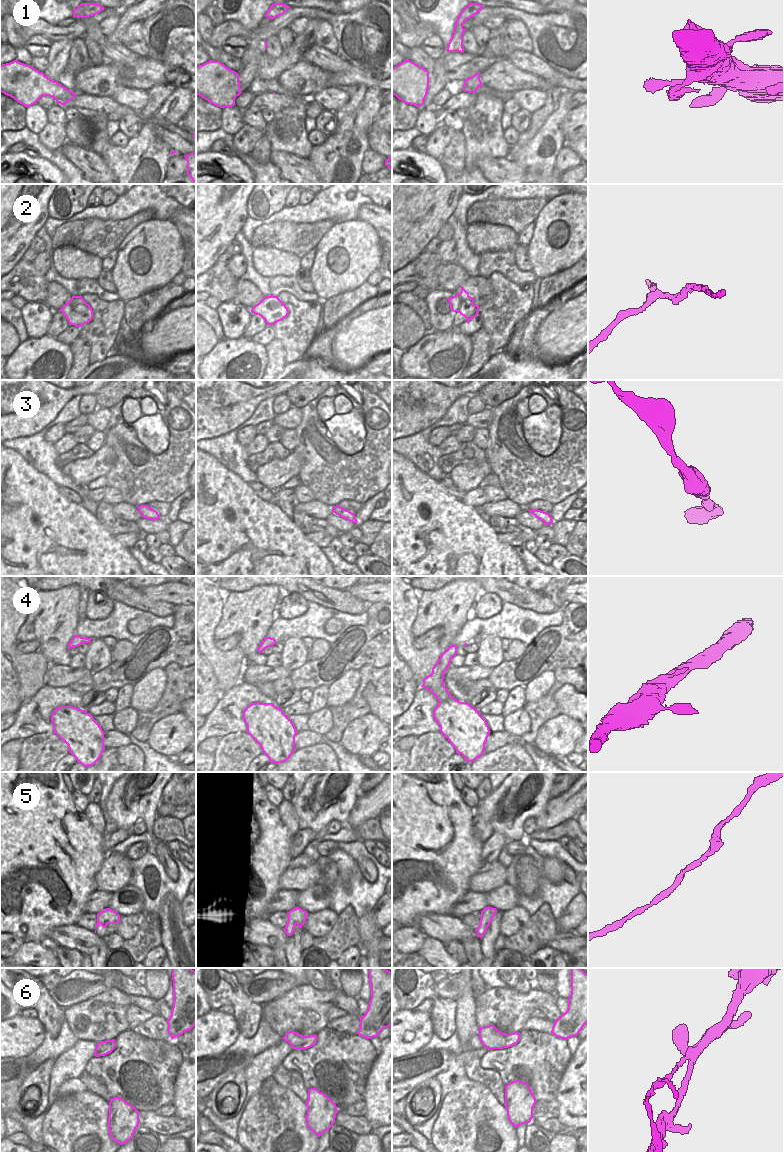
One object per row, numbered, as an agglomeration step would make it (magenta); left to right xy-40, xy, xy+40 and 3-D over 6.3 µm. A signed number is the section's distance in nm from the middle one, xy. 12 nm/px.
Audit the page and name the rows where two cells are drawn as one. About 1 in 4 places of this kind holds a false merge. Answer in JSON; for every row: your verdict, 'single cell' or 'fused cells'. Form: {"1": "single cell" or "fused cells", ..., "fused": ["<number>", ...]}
{"1": "single cell", "2": "single cell", "3": "single cell", "4": "single cell", "5": "single cell", "6": "fused cells", "fused": ["6"]}

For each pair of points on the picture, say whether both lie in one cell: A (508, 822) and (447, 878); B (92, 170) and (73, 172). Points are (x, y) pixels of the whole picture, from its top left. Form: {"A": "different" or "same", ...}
{"A": "different", "B": "different"}

